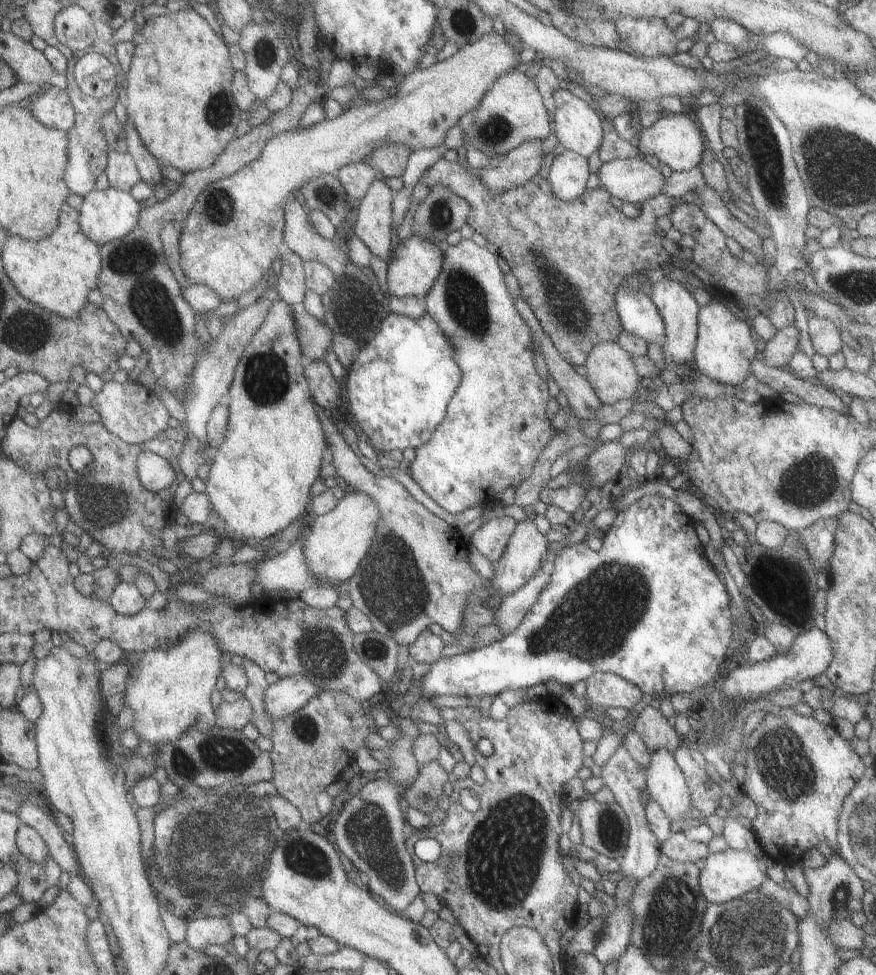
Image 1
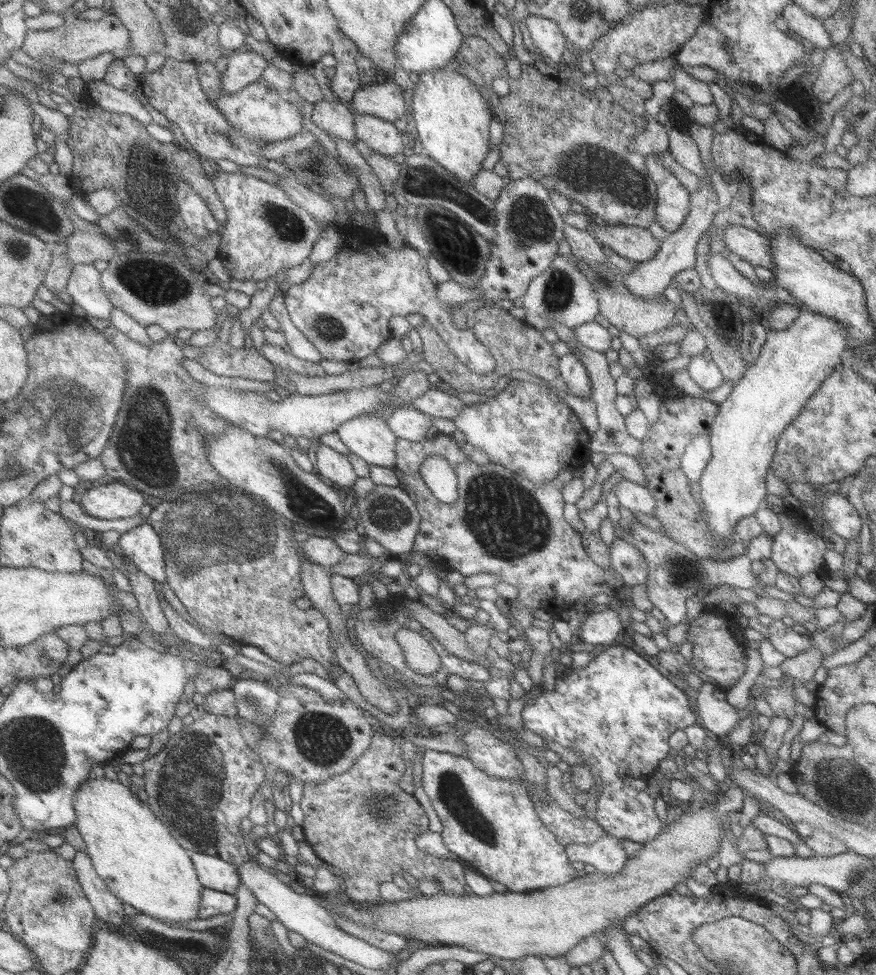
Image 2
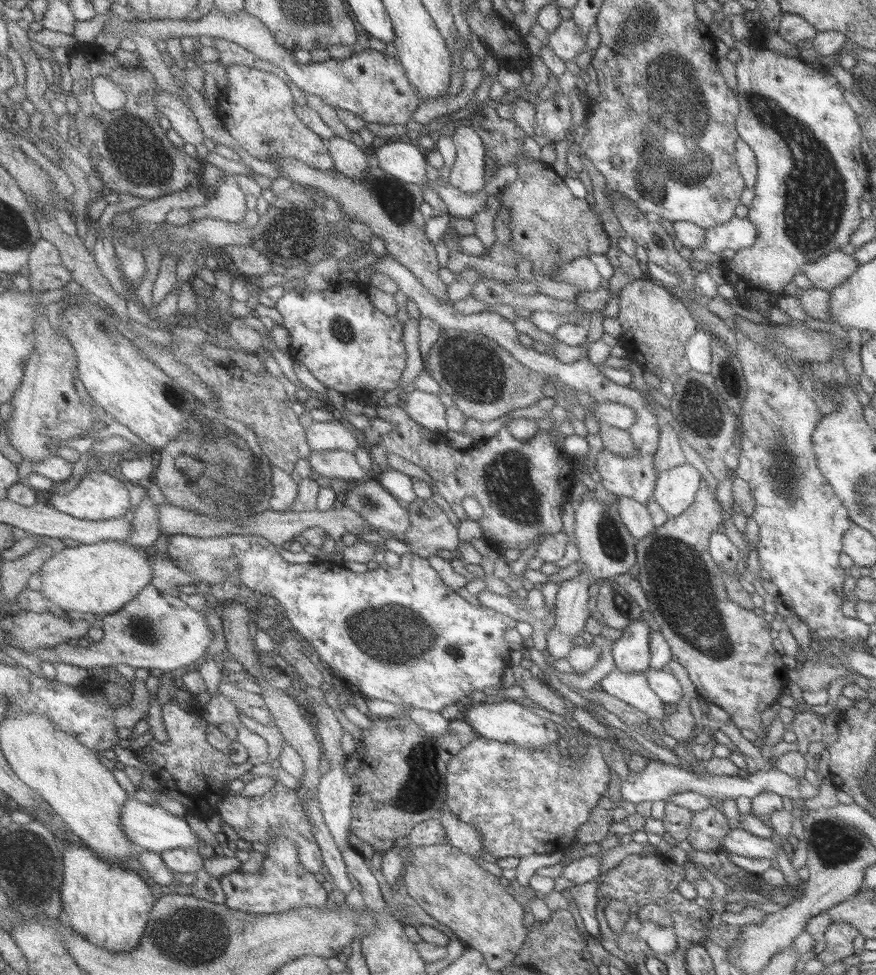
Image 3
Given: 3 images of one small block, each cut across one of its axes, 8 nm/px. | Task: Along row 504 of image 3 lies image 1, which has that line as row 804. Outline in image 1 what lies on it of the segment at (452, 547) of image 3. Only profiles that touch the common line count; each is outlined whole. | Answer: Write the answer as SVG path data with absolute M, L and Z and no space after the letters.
M437 760L424 764L417 780L404 792L406 800L416 809L431 814L439 796L443 794L449 773Z

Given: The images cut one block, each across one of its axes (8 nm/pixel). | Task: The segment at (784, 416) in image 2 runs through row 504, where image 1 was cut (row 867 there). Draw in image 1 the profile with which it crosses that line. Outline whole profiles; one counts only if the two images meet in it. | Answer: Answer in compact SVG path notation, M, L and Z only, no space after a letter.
M727 848L704 858L703 868L698 874L698 889L708 903L724 903L757 889L765 879L764 868L755 856L747 850Z

